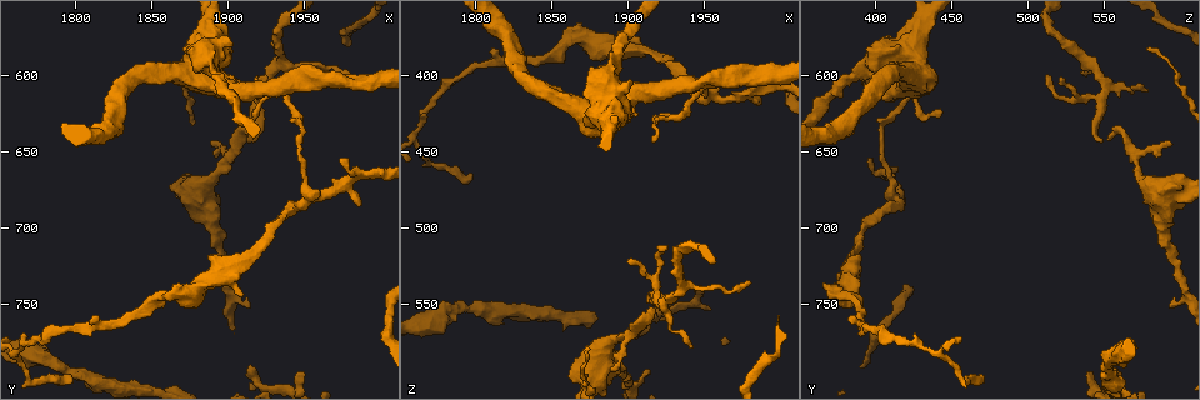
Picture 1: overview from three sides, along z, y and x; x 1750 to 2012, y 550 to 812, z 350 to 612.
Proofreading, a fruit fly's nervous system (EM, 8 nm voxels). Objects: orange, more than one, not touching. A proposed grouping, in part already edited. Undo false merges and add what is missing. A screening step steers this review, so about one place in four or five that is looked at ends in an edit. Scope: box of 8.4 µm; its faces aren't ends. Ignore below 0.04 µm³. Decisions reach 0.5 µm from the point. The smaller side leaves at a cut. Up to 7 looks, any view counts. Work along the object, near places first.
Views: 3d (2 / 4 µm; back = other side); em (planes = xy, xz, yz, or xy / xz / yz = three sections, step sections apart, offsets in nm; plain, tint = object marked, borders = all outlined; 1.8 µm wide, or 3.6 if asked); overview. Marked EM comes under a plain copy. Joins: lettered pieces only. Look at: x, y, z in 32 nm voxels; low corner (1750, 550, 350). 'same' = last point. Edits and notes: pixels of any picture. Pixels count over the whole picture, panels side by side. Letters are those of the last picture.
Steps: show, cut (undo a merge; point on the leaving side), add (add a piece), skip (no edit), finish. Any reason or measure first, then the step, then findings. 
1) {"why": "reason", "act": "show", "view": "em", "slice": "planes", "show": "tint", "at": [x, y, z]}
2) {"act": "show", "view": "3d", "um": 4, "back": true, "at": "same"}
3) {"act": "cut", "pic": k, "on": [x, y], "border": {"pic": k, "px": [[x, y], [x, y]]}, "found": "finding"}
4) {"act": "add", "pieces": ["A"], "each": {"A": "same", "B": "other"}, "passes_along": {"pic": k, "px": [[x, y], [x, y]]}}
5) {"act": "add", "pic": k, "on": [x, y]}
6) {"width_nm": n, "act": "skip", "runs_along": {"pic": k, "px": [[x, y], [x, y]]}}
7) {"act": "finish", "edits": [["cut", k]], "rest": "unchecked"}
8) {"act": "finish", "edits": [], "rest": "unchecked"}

{"act": "show", "view": "3d", "um": 2, "at": [1974, 654, 396]}

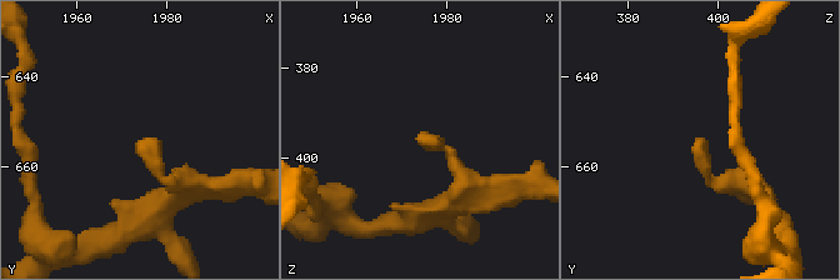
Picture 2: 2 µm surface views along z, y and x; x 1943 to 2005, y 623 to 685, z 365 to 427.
{"act": "show", "view": "em", "slice": "planes", "show": "borders", "at": [1975, 654, 397]}

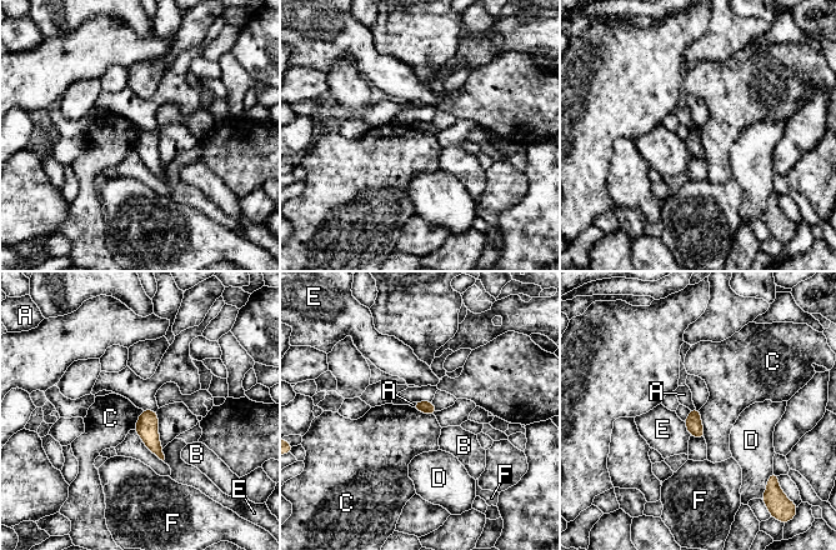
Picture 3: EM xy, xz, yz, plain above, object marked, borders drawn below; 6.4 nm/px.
{"longest_contact_nm": ["C", 200], "act": "skip", "each": {"A": "other", "B": "other", "C": "other", "D": "other", "E": "other", "F": "other"}, "border": {"pic": 3, "px": [[699, 409], [705, 438]]}, "found": "none of them fits"}

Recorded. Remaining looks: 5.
{"why": "free end", "act": "show", "view": "3d", "um": 4, "at": [1888, 644, 592]}

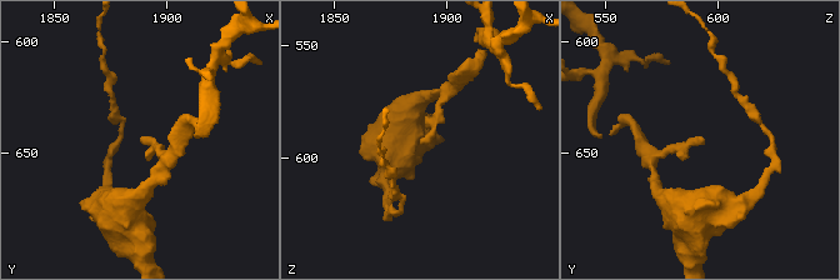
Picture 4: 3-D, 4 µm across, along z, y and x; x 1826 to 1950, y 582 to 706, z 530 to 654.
{"act": "show", "view": "em", "slice": "planes", "show": "borders", "at": [1889, 643, 593]}

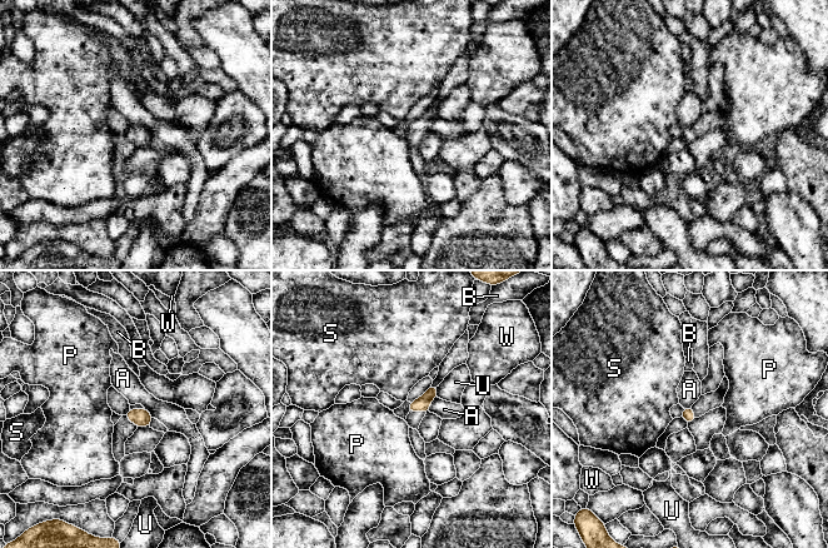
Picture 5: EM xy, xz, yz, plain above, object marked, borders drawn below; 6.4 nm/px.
{"act": "skip", "each": {"A": "other", "B": "other", "P": "other", "S": "other", "U": "other", "W": "other"}, "border": {"pic": 5, "px": [[437, 397], [430, 402], [428, 410]]}, "found": "none of them fits"}

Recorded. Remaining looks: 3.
{"why": "sudden change in width", "act": "show", "view": "em", "slice": "planes", "show": "borders", "at": [1782, 786, 552]}

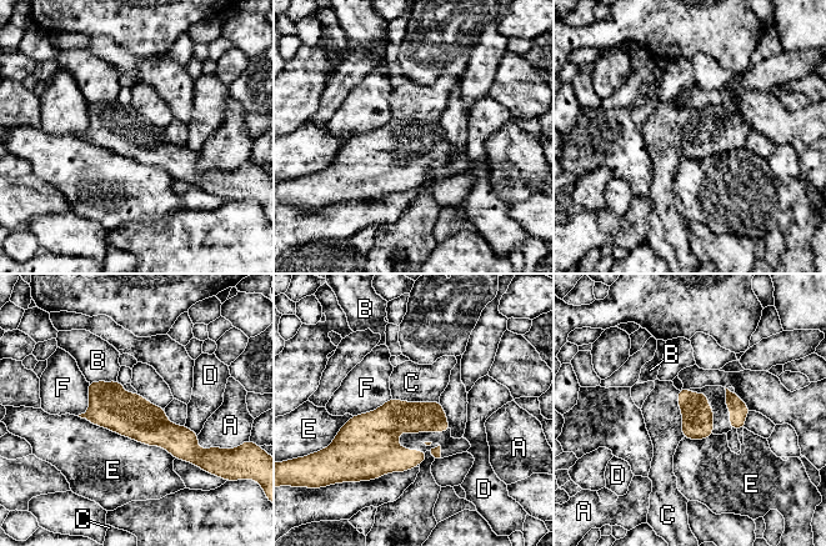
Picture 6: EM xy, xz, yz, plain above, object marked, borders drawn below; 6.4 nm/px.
{"width_nm": 200, "act": "skip", "each": {"A": "other", "B": "other", "C": "other", "D": "other", "E": "other", "F": "other"}, "runs_along": {"pic": 6, "px": [[90, 386], [118, 411], [198, 452]]}, "found": "continuous, no second neuron"}

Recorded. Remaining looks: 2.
{"act": "finish", "edits": [], "rest": "unchecked"}

